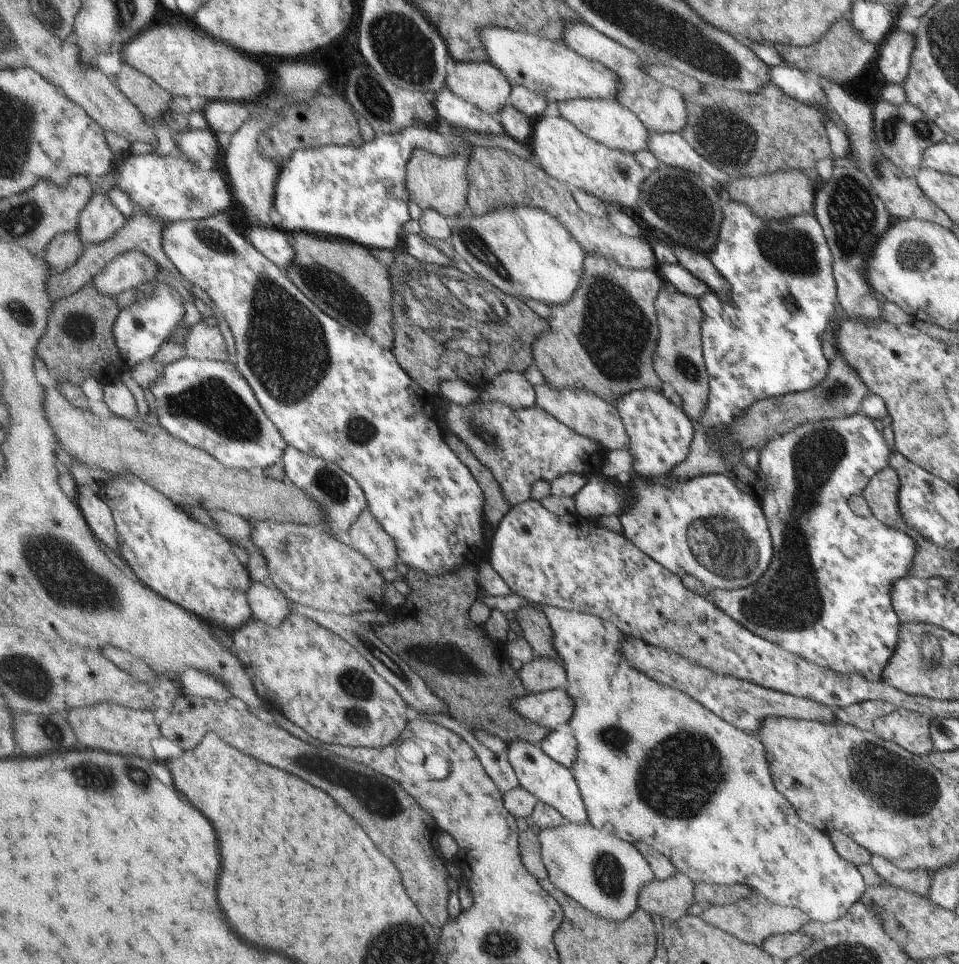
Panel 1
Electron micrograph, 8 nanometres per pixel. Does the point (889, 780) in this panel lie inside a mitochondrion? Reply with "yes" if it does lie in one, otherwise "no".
yes

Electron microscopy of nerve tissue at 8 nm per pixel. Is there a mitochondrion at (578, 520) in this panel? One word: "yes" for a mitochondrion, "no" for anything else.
no

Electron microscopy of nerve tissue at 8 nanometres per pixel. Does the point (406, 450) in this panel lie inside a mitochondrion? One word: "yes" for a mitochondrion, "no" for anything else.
no

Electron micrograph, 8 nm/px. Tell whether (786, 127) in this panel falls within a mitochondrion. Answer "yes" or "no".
no

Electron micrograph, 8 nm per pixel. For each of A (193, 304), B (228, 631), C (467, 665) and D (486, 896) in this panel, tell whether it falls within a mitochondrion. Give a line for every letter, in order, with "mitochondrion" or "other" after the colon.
A: other
B: other
C: other
D: other

